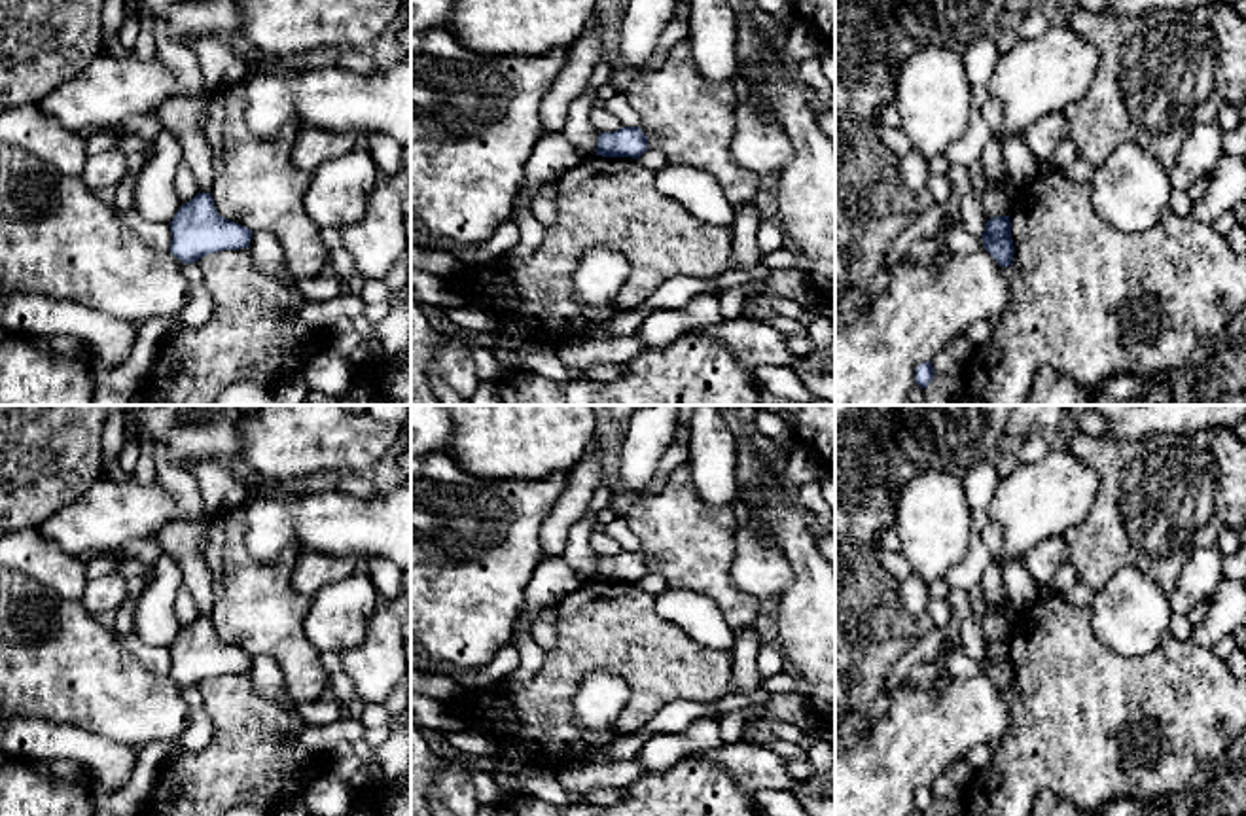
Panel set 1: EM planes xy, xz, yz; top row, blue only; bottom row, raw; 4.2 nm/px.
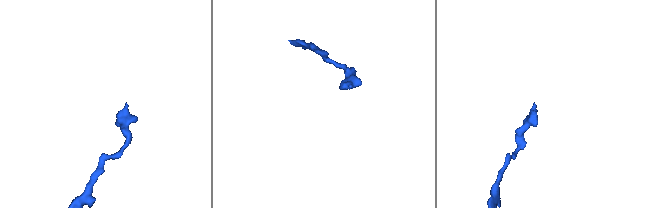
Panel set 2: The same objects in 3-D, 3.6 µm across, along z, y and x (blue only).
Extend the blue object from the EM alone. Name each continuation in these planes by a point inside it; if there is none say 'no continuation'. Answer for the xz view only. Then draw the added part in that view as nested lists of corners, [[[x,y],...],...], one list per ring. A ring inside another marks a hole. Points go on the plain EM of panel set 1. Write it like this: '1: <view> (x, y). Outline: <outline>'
no continuation

